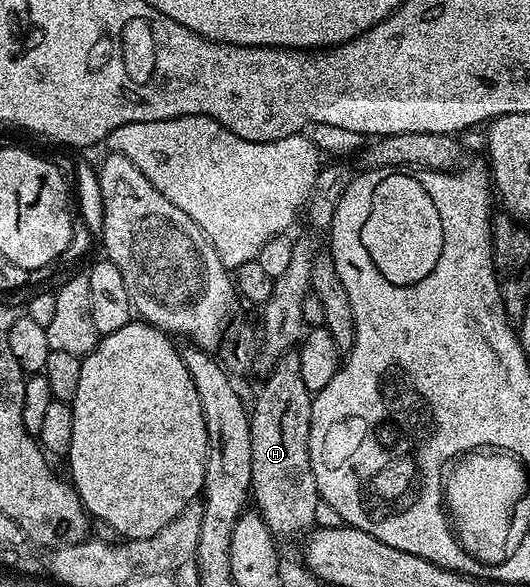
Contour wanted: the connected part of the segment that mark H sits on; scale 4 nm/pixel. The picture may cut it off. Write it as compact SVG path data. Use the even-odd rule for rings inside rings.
M298 353L283 354L269 375L259 399L249 410L251 419L251 493L254 509L280 539L291 538L298 530L310 531L316 525L317 504L321 501L317 480L309 460L312 391L301 384ZM279 382L293 382L282 386Z

